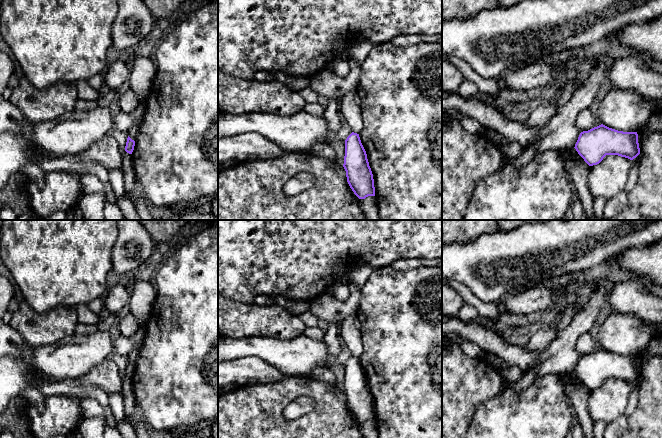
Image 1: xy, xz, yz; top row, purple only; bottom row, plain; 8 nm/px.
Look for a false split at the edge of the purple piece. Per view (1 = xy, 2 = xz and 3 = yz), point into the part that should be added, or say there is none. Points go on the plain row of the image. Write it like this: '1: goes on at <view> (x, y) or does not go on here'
1: does not go on here
2: does not go on here
3: does not go on here

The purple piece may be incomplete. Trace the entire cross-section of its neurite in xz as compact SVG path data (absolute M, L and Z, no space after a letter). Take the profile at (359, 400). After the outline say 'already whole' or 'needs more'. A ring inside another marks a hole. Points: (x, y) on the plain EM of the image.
M352 356L345 364L343 391L346 395L347 406L359 423L375 420L373 398L357 357Z; already whole

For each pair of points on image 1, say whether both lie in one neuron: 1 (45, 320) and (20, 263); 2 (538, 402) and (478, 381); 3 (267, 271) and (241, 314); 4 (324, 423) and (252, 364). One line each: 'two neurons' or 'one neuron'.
1: two neurons
2: two neurons
3: two neurons
4: two neurons

